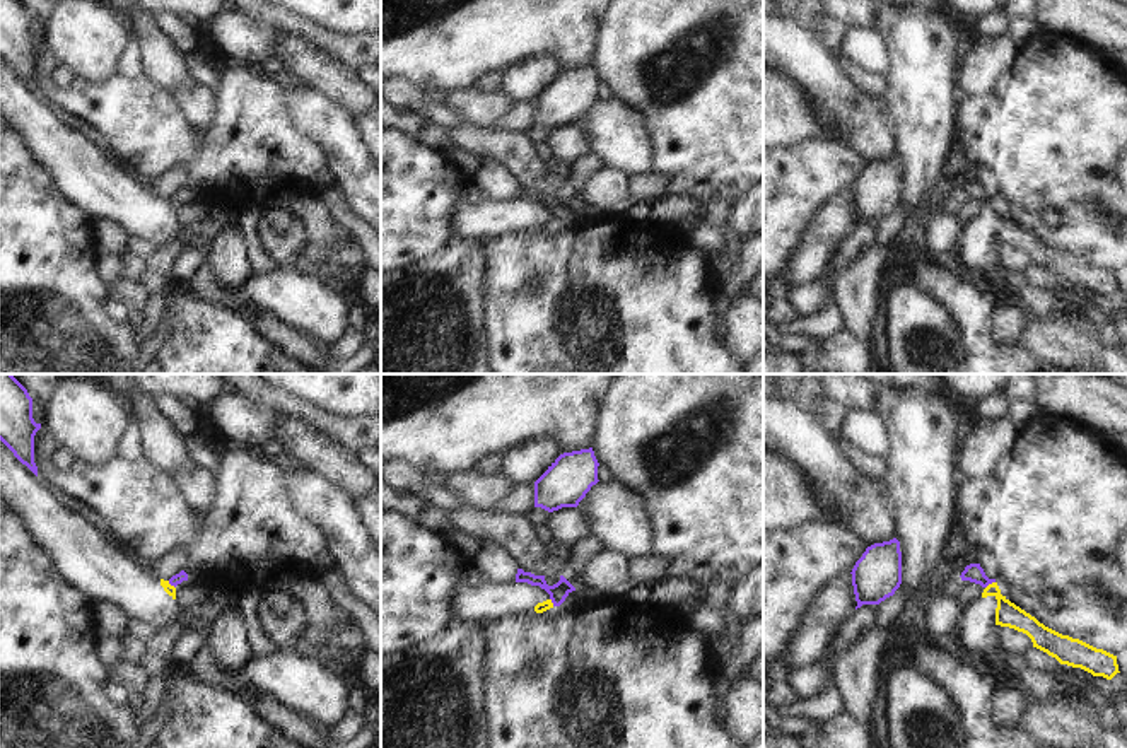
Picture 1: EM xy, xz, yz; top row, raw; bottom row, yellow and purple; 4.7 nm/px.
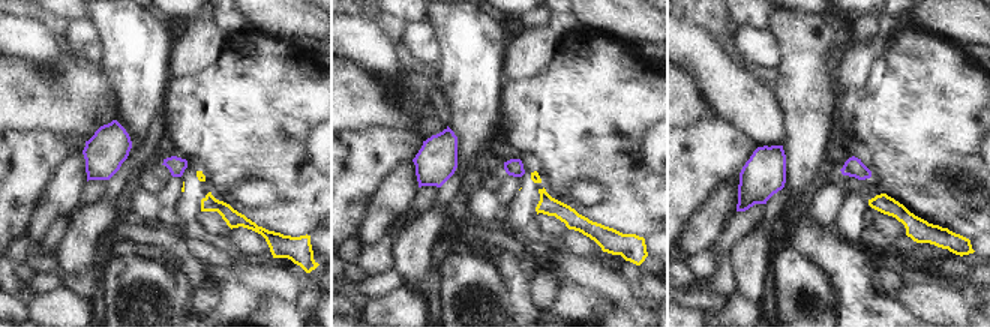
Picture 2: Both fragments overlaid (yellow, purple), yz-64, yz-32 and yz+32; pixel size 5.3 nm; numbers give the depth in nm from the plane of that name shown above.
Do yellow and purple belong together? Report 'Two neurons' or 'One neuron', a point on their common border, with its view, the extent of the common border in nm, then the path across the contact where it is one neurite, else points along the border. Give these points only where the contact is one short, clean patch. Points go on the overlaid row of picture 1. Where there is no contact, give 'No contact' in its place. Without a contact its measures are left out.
Two neurons. Touches yellow at yz (989, 584). Shared border 60 nm. Boundary: yz (994, 581), (986, 588).

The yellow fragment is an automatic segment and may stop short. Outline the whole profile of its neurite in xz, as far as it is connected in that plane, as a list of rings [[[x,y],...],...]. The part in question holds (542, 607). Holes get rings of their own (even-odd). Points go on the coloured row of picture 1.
[[[470,562],[454,584],[451,617],[468,623],[483,625],[509,615],[543,613],[553,608],[550,594],[528,582],[493,584]]]

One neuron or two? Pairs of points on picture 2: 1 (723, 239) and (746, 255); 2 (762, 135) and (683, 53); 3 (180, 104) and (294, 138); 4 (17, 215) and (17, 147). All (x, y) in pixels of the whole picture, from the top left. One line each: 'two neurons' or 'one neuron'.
1: two neurons
2: one neuron
3: one neuron
4: one neuron

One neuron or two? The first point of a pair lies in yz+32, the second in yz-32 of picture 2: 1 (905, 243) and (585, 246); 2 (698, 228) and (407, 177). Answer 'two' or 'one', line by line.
1: one
2: one

